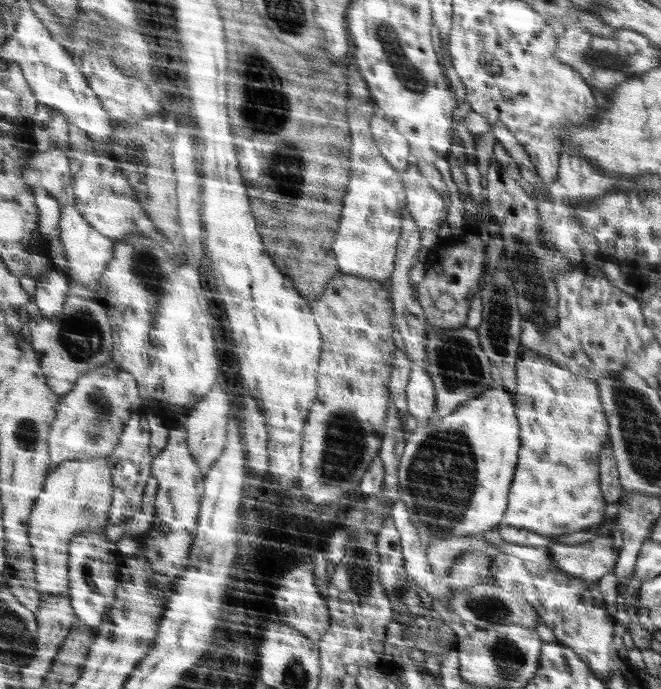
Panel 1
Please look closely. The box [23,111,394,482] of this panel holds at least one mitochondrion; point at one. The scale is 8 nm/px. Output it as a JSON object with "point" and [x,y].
{"point":[81,336]}

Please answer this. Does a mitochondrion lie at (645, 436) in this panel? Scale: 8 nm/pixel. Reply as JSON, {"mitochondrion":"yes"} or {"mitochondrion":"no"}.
{"mitochondrion":"yes"}

